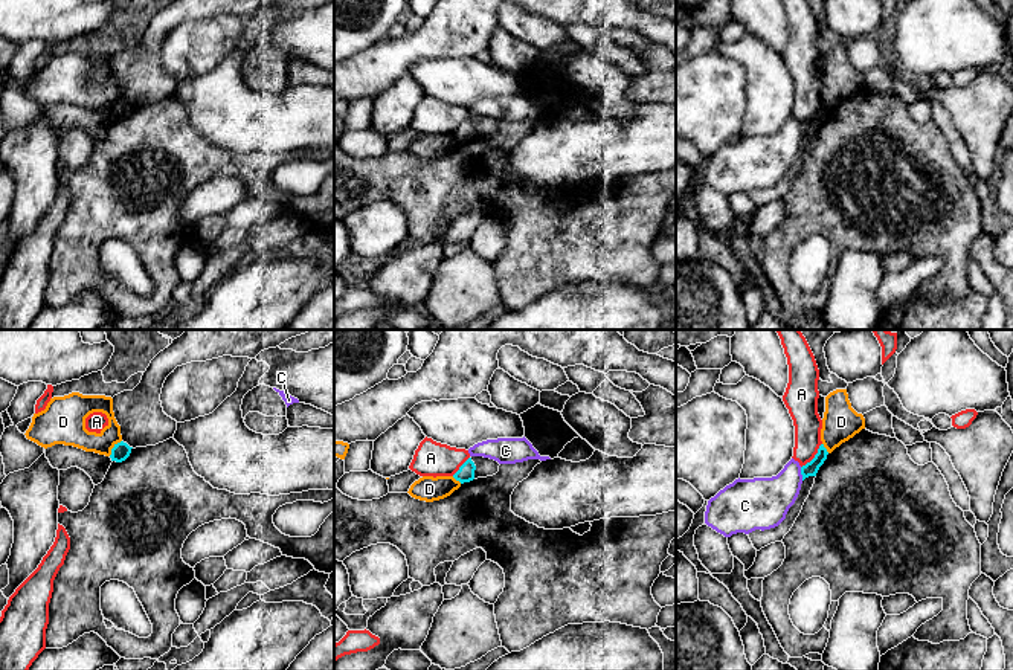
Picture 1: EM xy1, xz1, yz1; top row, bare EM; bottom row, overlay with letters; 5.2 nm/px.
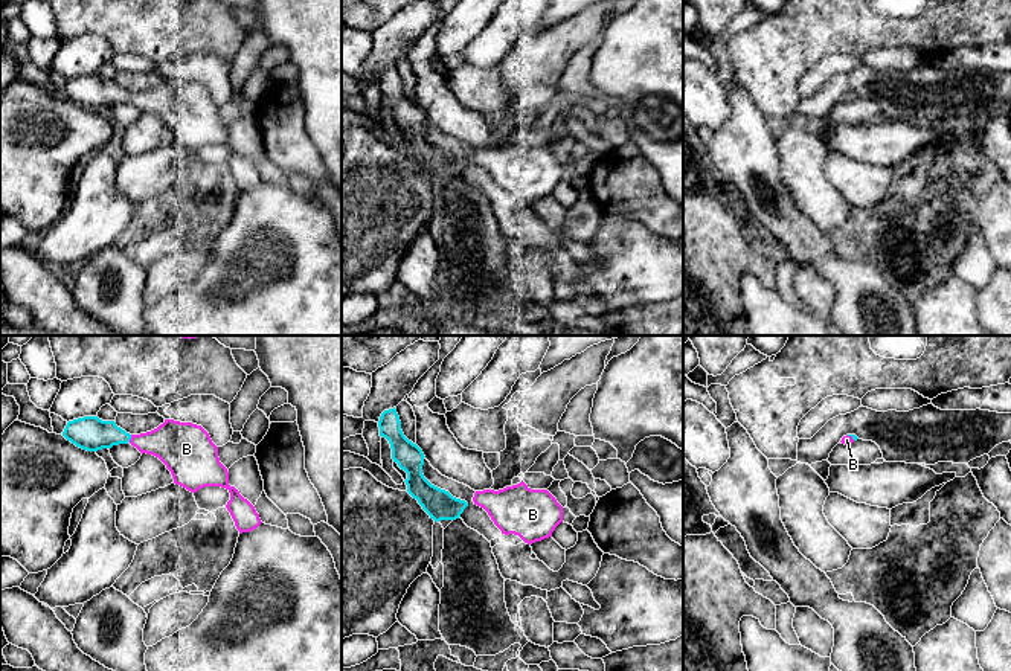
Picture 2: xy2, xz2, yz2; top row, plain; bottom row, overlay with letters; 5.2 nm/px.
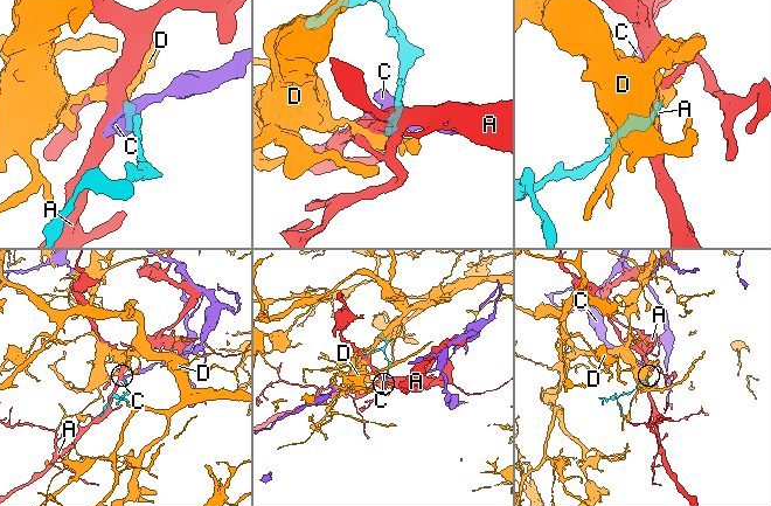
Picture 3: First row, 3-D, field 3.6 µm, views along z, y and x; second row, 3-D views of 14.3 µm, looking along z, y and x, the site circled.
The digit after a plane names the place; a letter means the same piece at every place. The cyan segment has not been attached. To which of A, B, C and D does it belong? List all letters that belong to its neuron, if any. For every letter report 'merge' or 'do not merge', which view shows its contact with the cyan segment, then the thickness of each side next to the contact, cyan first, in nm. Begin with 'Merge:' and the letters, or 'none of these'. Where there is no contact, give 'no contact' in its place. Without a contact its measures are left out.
Merge: B
A: do not merge | yz1 | 80/150 nm
B: merge | xy2 | 180/240 nm
C: do not merge | yz1 | 80/260 nm
D: do not merge | xy1 | 90/160 nm

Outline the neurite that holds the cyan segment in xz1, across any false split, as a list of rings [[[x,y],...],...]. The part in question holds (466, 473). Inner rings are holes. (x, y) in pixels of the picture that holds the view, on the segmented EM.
[[[468,458],[461,467],[459,470],[453,475],[453,478],[456,481],[459,481],[461,484],[464,482],[470,482],[474,479],[474,470],[476,470],[476,465],[474,462],[471,461],[471,458]]]

